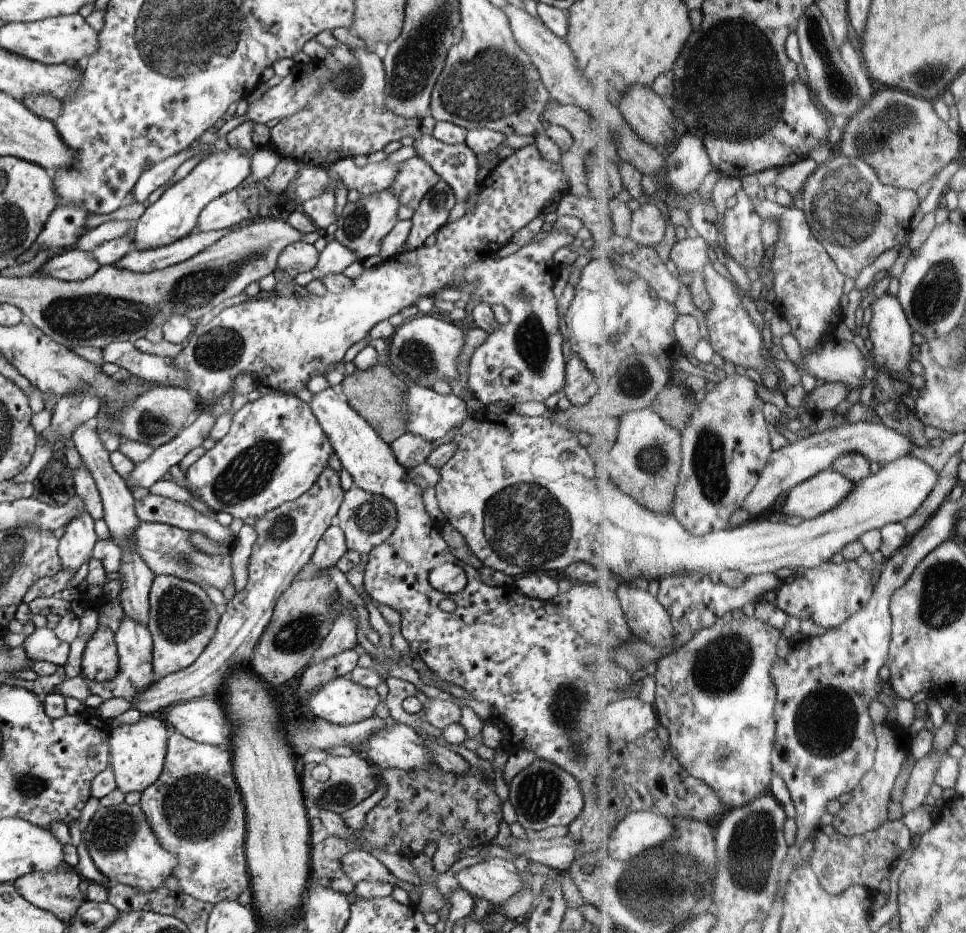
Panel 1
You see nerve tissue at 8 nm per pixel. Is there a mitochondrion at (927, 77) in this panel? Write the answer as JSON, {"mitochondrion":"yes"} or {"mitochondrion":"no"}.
{"mitochondrion":"yes"}

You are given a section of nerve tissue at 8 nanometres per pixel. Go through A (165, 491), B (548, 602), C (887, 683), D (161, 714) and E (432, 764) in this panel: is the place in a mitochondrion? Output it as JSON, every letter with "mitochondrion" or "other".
{"A":"other","B":"other","C":"other","D":"other","E":"other"}

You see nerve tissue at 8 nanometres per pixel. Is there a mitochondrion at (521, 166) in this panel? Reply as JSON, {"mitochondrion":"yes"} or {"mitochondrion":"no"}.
{"mitochondrion":"no"}

